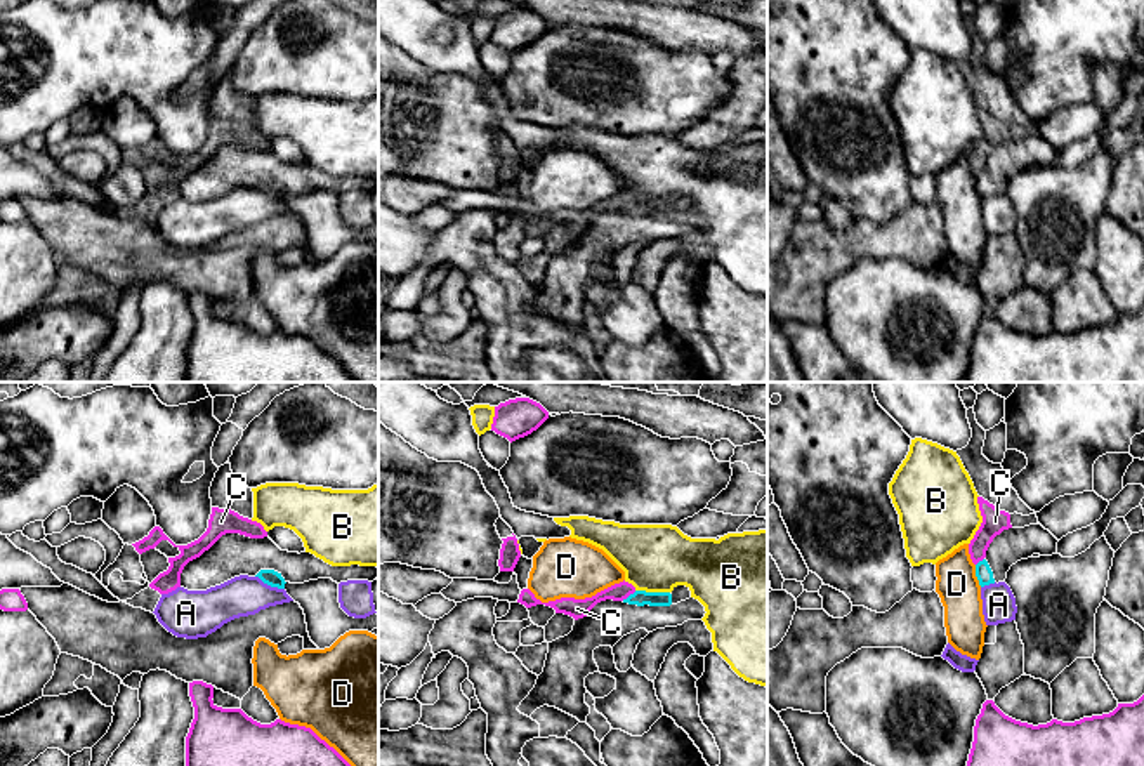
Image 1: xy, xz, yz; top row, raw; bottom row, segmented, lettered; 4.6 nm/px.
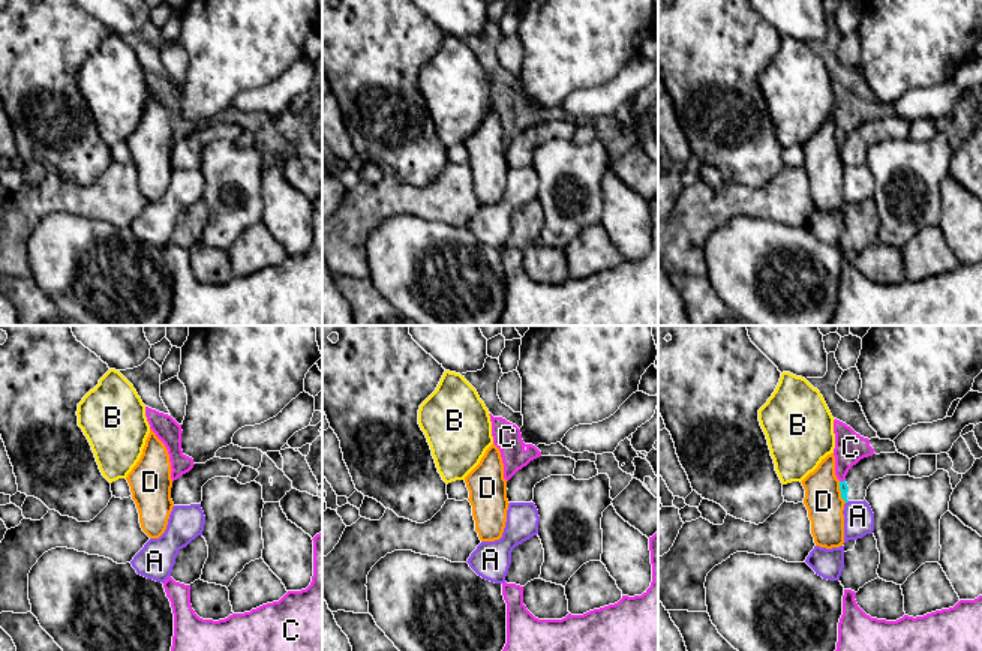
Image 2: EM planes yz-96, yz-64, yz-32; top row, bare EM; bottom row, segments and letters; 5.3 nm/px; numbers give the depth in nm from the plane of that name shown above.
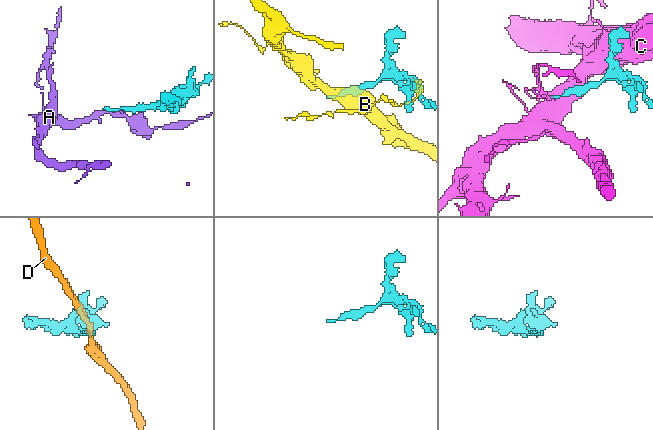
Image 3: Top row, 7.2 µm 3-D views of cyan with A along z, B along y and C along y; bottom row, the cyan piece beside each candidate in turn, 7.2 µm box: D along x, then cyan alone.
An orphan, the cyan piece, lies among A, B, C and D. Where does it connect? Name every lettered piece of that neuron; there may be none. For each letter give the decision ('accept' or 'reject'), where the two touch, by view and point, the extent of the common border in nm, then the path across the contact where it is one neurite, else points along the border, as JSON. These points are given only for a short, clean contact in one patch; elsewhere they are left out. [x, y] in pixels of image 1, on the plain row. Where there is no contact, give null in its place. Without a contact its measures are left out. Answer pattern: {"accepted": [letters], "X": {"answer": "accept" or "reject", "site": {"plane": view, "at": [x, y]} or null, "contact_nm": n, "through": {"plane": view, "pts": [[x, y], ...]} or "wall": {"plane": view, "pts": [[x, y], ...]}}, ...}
{"accepted": [], "A": {"answer": "reject", "site": {"plane": "xy", "at": [269, 195]}, "contact_nm": 150}, "B": {"answer": "reject", "site": {"plane": "xz", "at": [653, 204]}, "contact_nm": 160}, "C": {"answer": "reject", "site": {"plane": "xz", "at": [631, 205]}, "contact_nm": 80}, "D": {"answer": "reject", "site": {"plane": "yz", "at": [976, 186]}, "contact_nm": 110, "wall": {"plane": "yz", "pts": [[974, 176], [974, 186], [981, 197]]}}}

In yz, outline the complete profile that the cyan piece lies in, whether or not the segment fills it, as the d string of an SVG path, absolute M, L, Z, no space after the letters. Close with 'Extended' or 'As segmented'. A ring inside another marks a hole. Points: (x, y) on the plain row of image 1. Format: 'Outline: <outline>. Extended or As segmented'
Outline: M1040 134L1003 141L989 155L986 168L976 175L979 196L984 198L995 193L1005 193L1010 177L1033 165L1055 165L1057 153L1059 151Z. Extended

